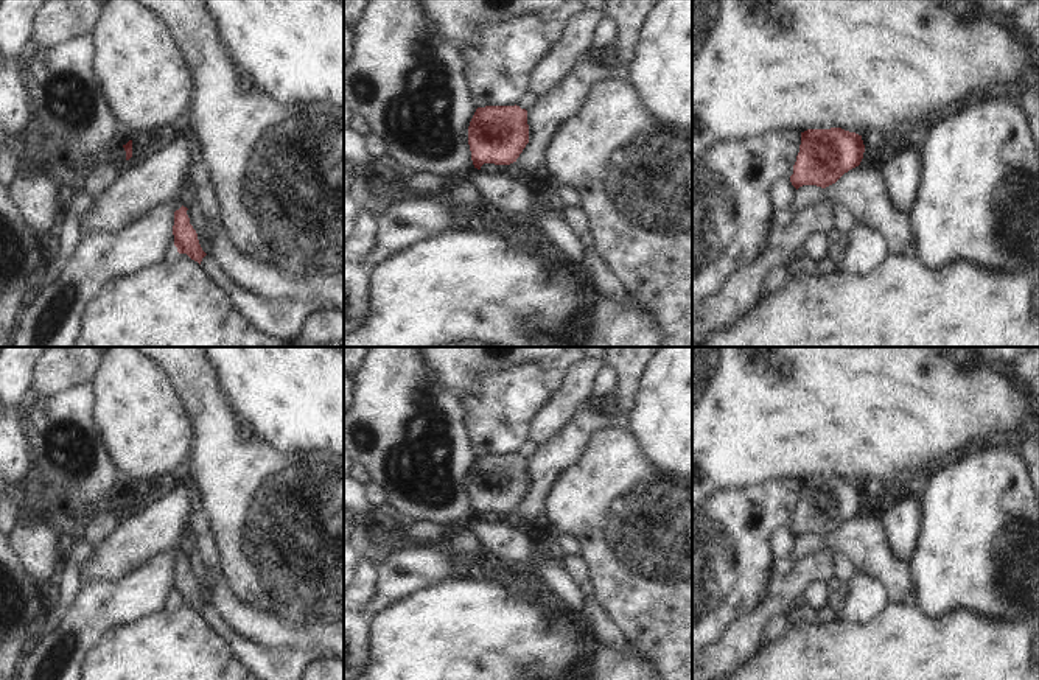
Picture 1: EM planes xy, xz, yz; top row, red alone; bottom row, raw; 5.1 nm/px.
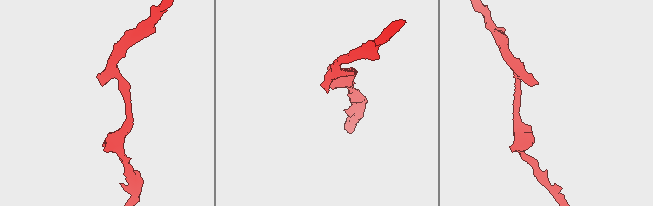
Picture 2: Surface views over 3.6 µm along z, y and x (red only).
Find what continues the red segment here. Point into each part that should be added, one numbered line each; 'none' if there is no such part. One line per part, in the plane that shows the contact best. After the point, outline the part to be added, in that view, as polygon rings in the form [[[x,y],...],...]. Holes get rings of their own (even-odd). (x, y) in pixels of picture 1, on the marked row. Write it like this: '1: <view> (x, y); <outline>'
none

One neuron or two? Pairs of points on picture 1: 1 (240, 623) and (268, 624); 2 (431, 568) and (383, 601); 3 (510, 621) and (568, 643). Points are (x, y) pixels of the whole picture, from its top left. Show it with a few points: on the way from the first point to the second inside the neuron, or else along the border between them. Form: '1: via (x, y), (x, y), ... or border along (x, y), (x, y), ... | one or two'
1: via (246, 623), (262, 624) | one
2: via (419, 568), (395, 588) | one
3: via (524, 635), (532, 643), (554, 643) | one

